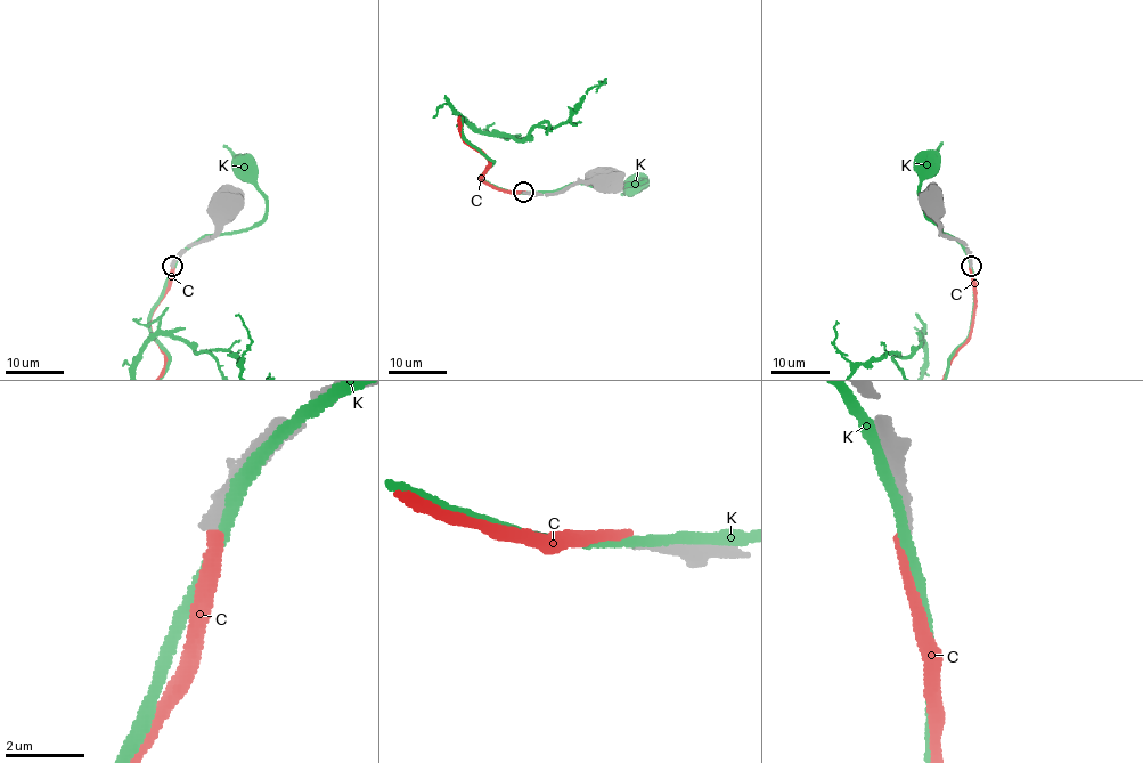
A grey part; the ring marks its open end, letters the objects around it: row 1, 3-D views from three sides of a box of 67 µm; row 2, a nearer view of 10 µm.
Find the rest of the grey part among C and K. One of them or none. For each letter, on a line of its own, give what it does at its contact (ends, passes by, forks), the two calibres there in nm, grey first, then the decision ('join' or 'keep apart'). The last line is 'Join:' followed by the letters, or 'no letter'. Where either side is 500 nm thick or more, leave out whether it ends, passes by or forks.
C: it ends | 320/240 nm | keep apart
K: it passes by | 380/300 nm | keep apart
Join: no letter

